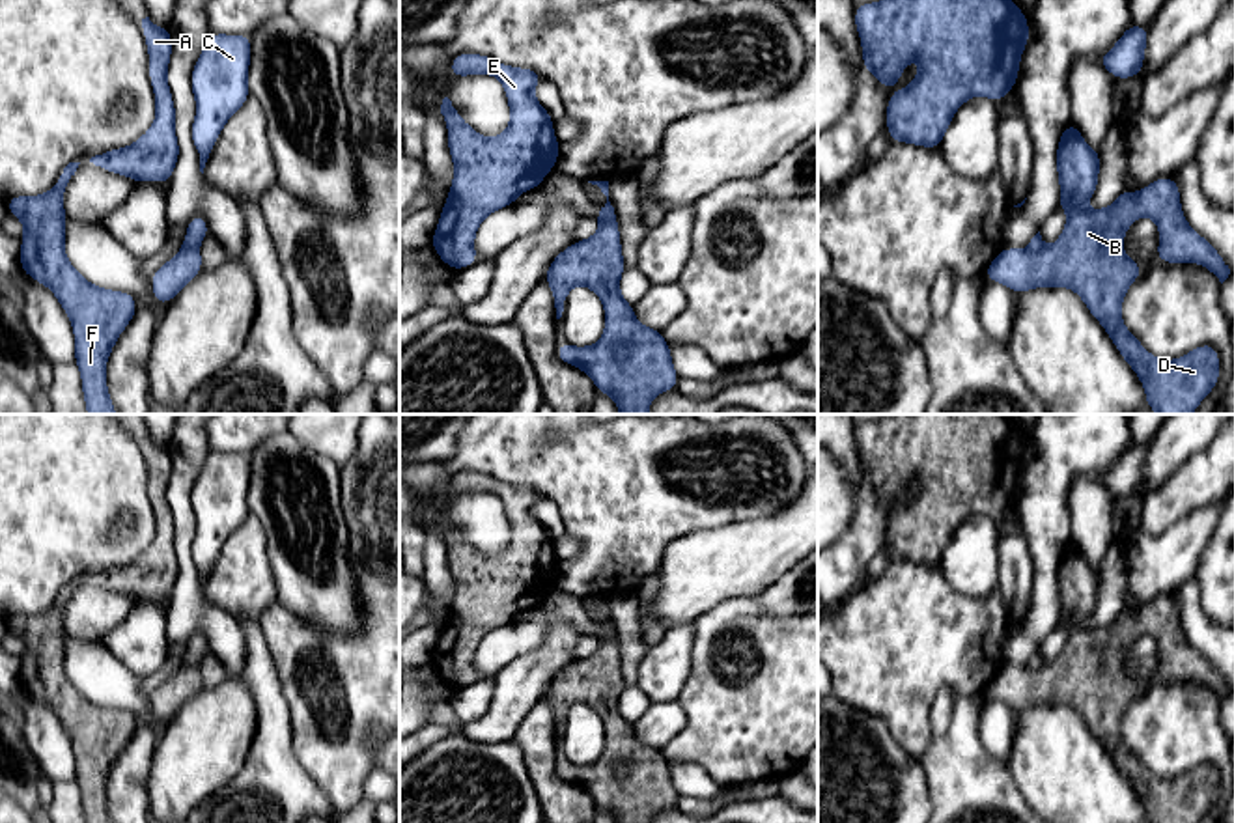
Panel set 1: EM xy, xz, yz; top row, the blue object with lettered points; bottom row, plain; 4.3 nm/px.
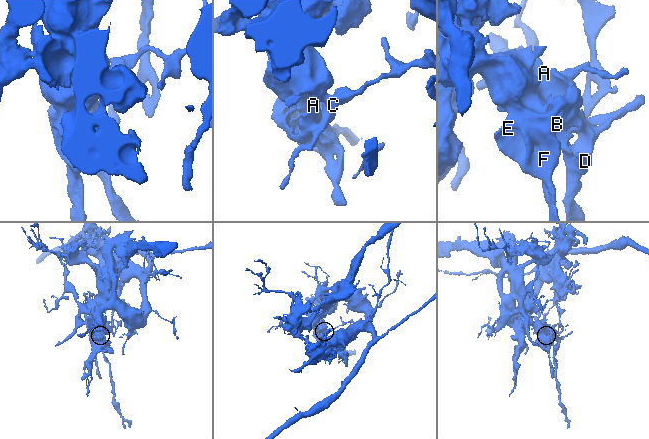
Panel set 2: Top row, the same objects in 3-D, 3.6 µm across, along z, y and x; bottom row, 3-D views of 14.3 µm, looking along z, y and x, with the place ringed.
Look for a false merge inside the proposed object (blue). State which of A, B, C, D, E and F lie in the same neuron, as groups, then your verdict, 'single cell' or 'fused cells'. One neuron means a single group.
groups A B D E F / C; fused cells

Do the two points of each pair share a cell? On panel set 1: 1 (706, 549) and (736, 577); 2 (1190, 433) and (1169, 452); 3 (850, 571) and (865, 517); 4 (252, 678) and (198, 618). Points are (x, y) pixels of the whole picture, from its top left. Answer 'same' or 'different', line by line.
1: same
2: same
3: same
4: different

